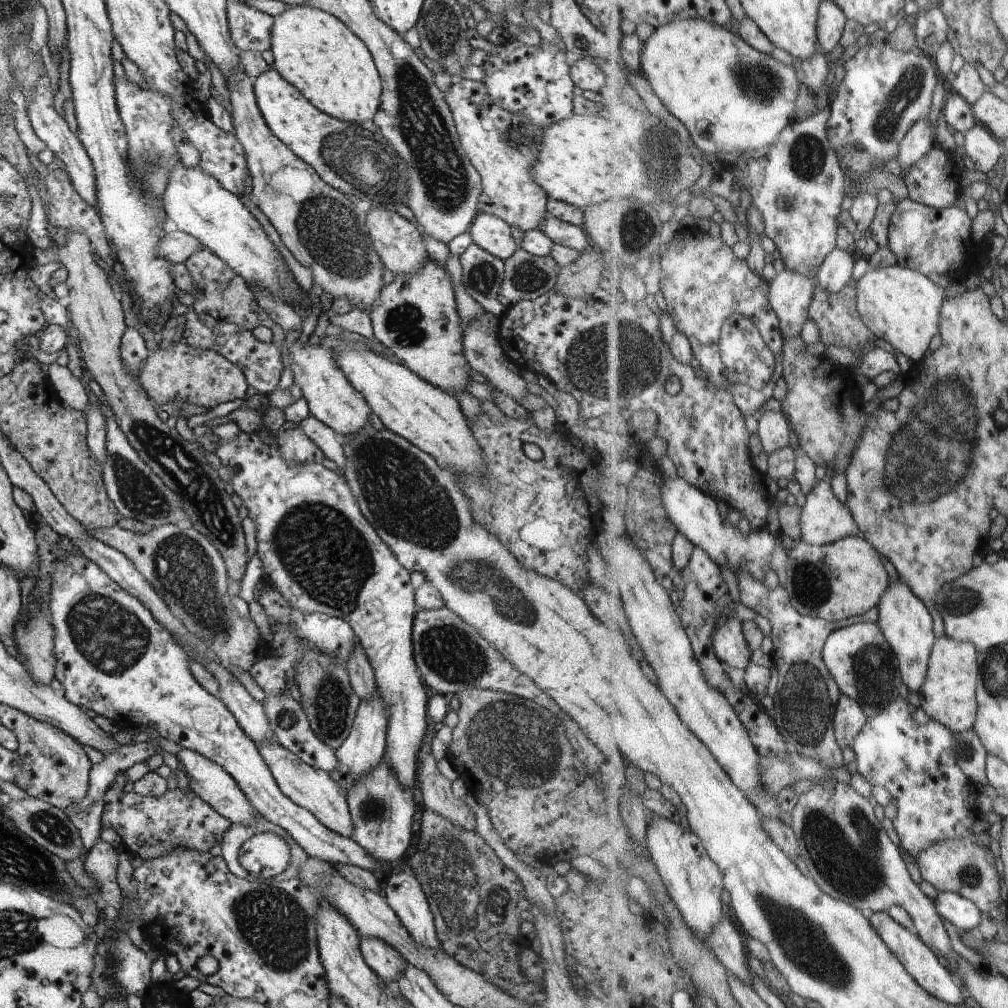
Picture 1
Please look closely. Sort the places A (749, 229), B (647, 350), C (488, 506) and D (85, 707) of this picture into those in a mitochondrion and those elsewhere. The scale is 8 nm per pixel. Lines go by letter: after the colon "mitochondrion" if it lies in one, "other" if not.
A: other
B: mitochondrion
C: mitochondrion
D: other

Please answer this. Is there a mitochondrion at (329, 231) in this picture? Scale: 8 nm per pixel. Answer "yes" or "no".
yes

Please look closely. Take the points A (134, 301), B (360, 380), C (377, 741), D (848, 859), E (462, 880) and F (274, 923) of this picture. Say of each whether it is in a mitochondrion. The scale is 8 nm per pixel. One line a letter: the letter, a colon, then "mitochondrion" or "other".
A: other
B: other
C: other
D: mitochondrion
E: mitochondrion
F: mitochondrion

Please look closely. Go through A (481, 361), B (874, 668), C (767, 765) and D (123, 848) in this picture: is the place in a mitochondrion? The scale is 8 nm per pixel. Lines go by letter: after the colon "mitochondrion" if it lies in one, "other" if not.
A: other
B: mitochondrion
C: other
D: other

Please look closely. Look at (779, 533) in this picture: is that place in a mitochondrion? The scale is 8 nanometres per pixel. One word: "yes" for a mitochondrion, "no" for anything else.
no

